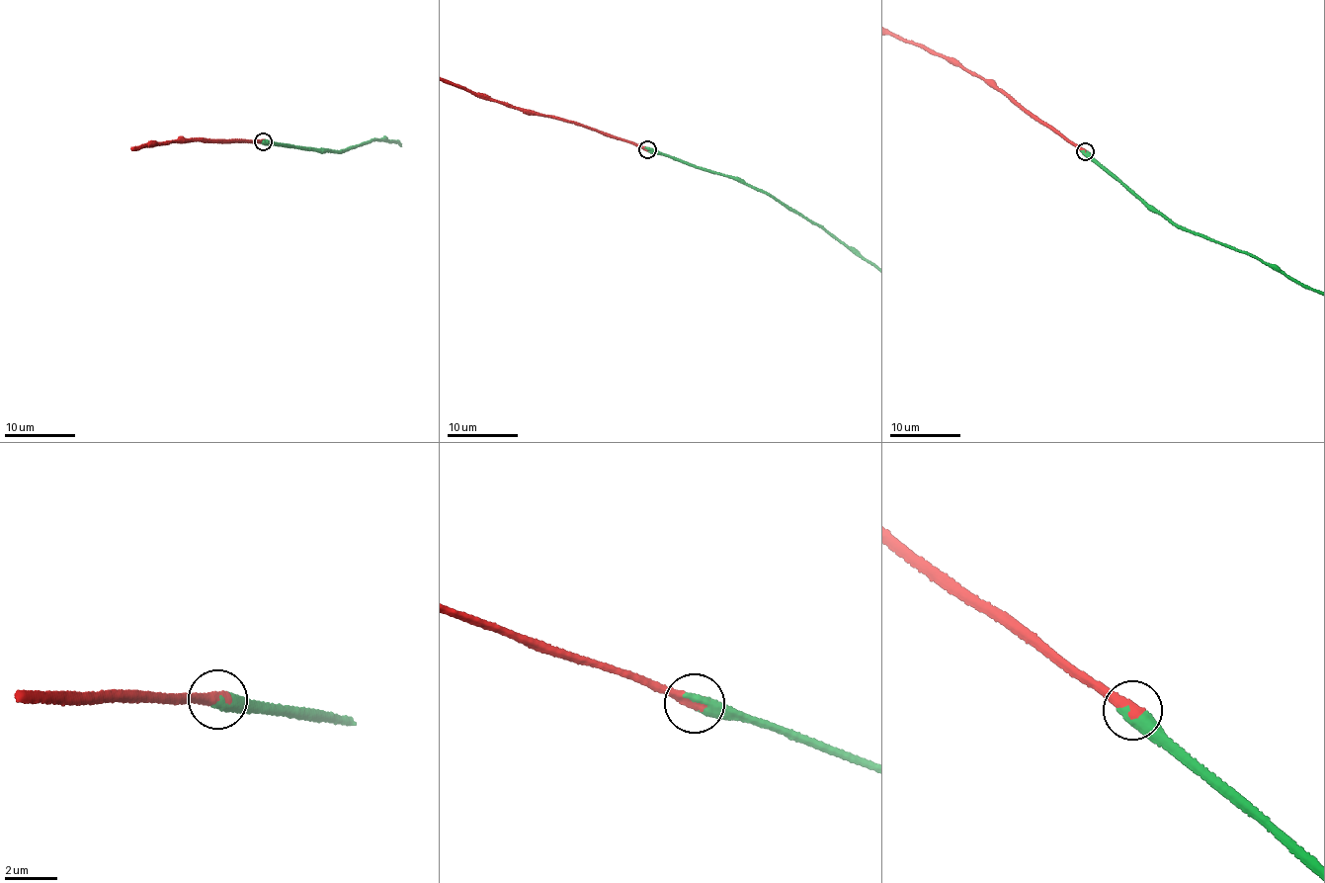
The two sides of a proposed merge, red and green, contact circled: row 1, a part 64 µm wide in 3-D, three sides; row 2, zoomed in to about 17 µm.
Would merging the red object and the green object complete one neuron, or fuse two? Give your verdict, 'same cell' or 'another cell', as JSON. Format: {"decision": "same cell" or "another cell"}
{"decision": "same cell"}

